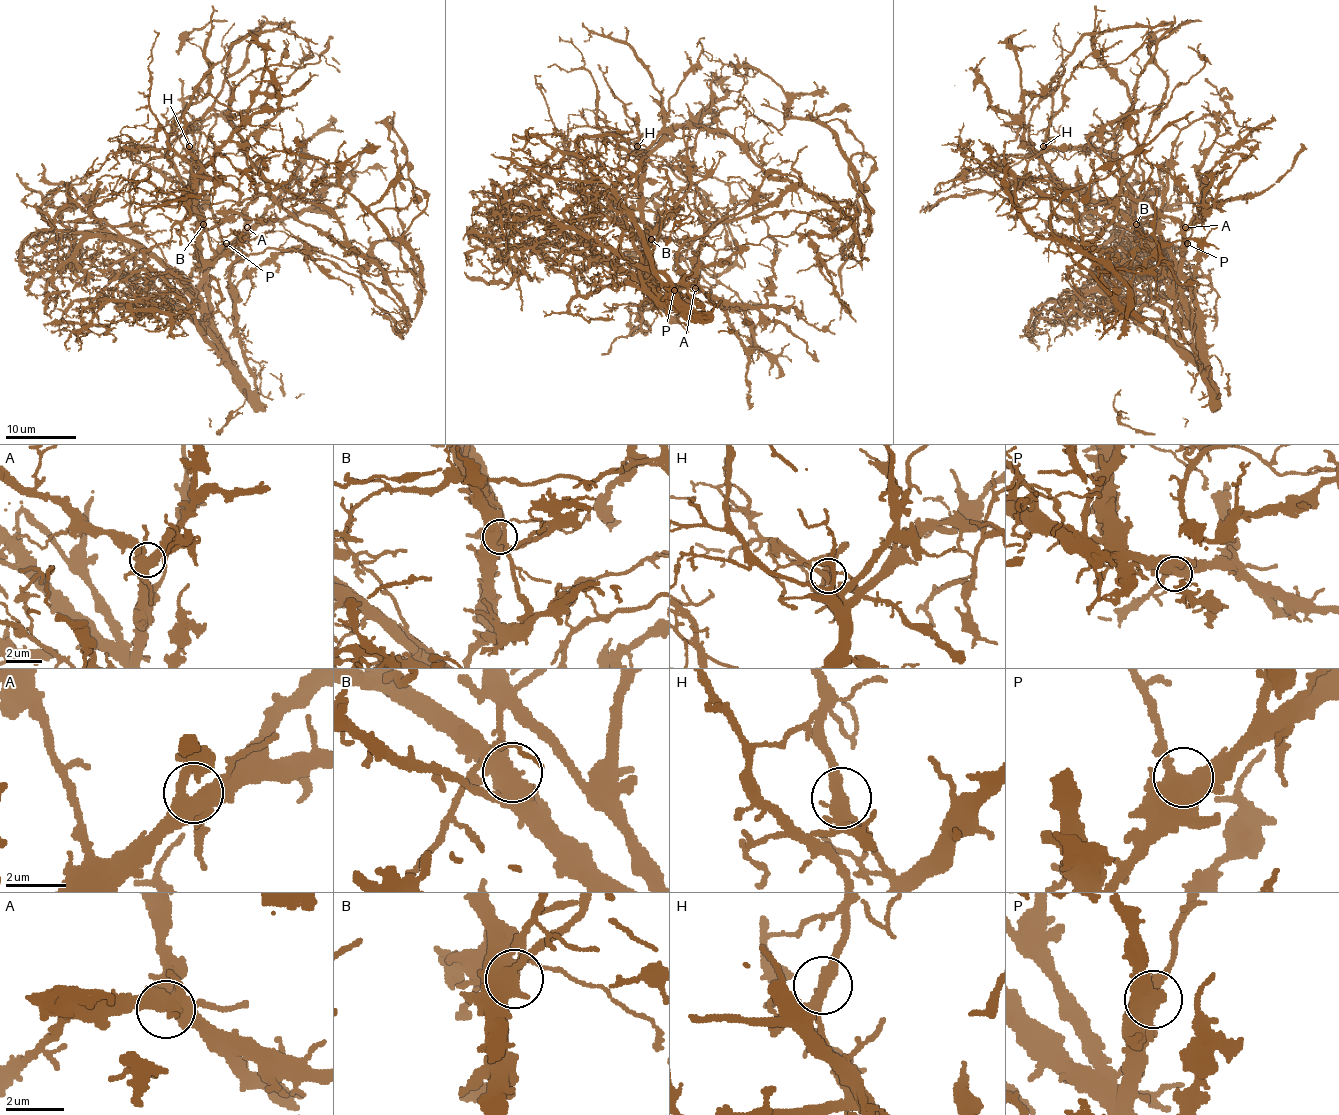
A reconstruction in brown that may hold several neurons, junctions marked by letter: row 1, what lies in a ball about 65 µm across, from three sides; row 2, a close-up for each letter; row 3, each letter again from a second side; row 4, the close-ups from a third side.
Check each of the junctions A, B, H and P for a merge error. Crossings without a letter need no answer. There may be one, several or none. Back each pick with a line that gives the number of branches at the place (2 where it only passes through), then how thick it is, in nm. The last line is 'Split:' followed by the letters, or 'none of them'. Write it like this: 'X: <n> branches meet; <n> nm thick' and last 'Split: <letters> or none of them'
B: 6 branches meet; 480 nm thick
H: 3 branches meet; 320 nm thick
Split: B, H

